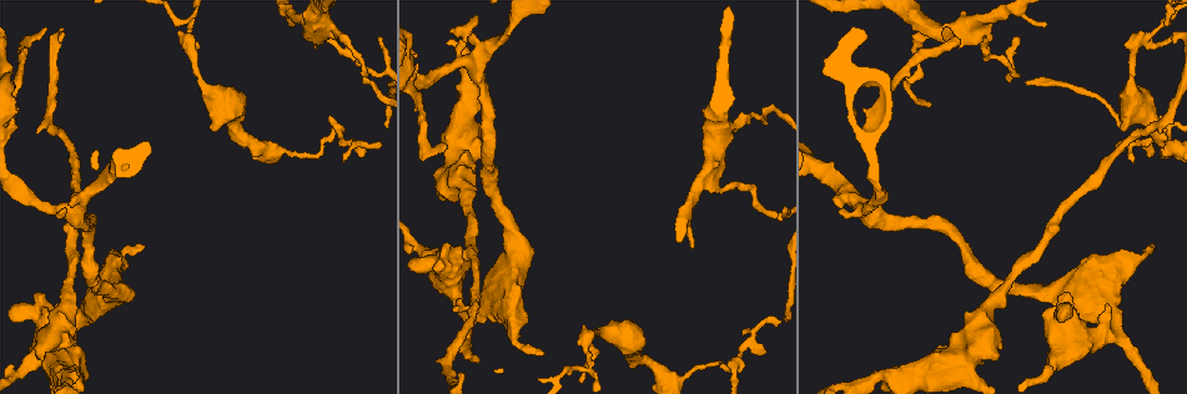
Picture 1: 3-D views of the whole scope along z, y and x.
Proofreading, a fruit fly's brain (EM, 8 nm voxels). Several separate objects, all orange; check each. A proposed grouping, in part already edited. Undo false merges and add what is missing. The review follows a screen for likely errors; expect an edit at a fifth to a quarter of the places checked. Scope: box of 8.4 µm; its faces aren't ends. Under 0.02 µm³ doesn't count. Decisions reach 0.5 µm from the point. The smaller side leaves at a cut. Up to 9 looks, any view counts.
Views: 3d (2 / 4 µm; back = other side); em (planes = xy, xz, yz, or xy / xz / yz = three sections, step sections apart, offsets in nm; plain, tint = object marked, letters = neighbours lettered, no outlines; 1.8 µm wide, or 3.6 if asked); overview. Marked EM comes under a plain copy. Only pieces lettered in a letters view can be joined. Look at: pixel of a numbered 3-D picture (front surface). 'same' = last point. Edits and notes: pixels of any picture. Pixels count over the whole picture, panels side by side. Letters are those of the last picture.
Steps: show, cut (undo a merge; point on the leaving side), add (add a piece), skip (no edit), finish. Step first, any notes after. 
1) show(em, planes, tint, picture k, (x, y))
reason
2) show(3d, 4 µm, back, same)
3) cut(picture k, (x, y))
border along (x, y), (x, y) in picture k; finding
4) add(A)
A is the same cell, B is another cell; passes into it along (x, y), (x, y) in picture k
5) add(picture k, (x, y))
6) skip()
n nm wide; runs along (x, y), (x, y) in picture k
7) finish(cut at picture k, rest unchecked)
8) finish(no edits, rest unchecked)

show(em, planes, letters, picture 1, (335, 131))
sharp bend

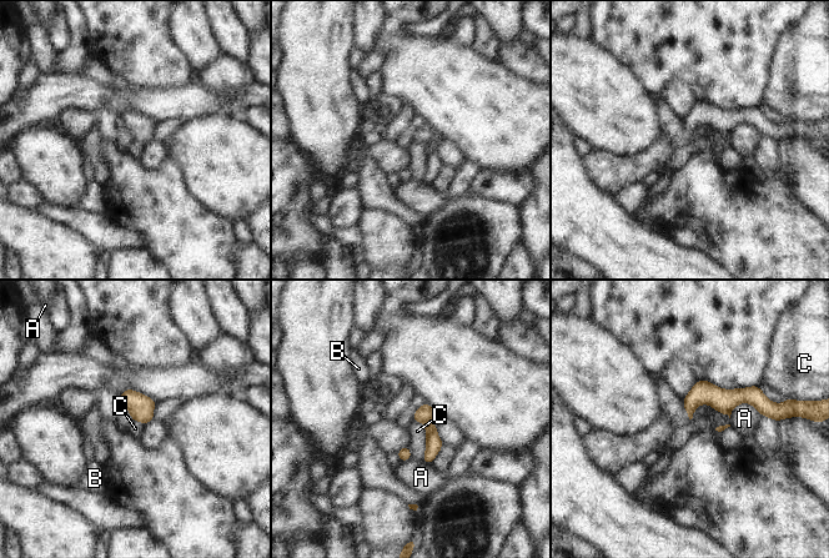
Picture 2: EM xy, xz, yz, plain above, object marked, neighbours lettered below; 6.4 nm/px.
skip()
110 nm wide; A, B and C are other cells; runs along (687, 400), (754, 397), (764, 406) in picture 2; one cell here

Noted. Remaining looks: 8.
show(3d, 2 µm, picture 1, (1044, 27))

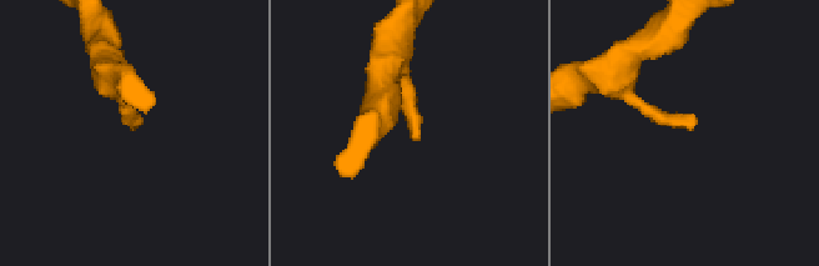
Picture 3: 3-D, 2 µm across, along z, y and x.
show(em, yz, step 4, tint, picture 3, (131, 124))
now the EM

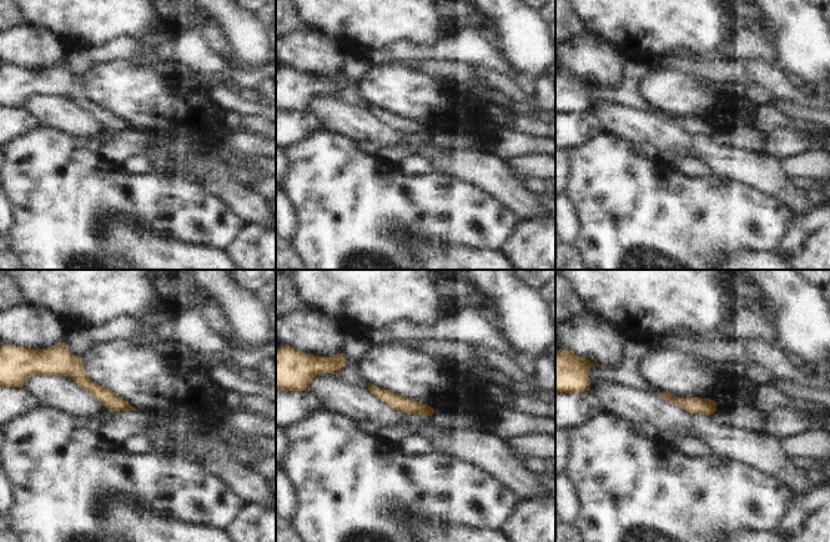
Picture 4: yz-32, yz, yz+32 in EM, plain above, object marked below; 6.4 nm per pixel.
show(em, planes, letters, same)
another direction

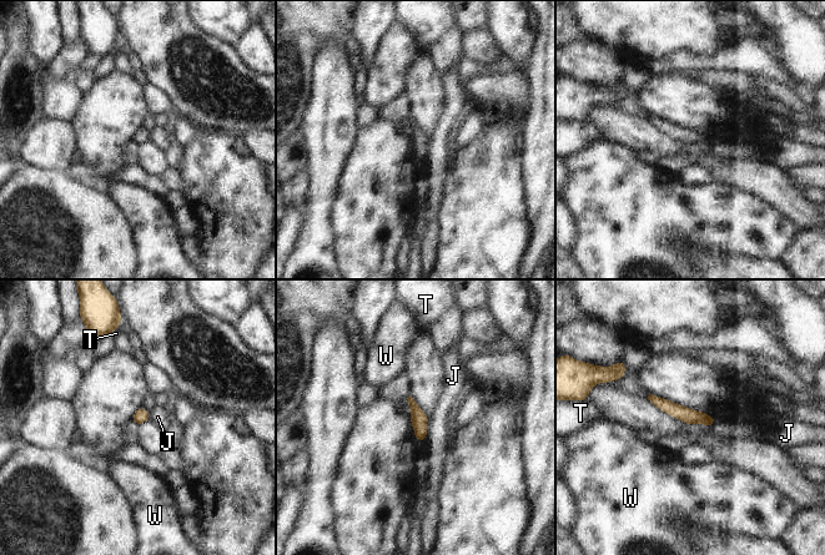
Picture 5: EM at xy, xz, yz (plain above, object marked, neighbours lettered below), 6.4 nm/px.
skip()
J touches over 150 nm; J, T and W are other cells; no lettered piece goes on from it

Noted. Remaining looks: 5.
show(em, 3.6 µm, planes, letters, picture 1, (46, 312))
sharp bend

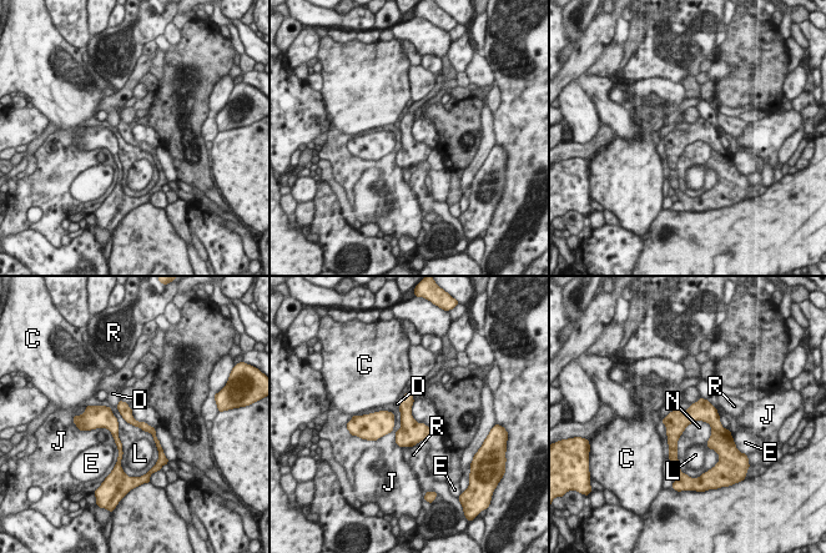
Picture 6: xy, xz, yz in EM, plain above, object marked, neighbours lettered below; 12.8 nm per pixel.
skip()
C, D, E, J, L, N and R are other cells; runs along (121, 405), (134, 422), (147, 428) in picture 6; continuous, no second cell

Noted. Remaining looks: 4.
show(3d, 2 µm, picture 1, (46, 27))
free end

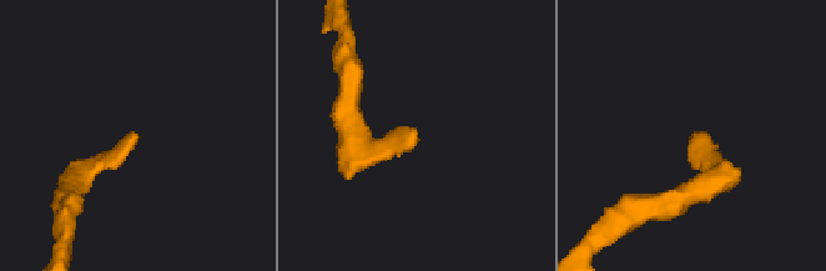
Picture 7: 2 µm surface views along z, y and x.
show(em, xz, step 16, tint, picture 7, (706, 133))

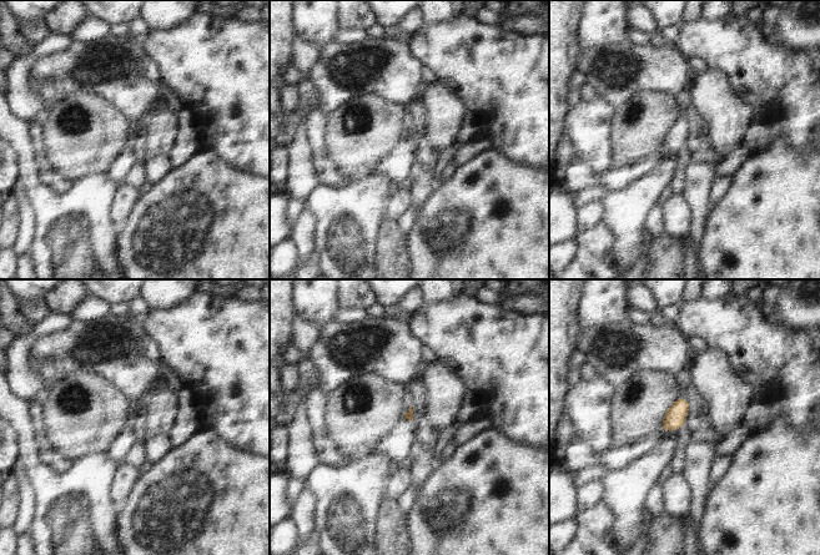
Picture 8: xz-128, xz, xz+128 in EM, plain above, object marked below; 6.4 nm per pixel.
show(em, planes, letters, same)

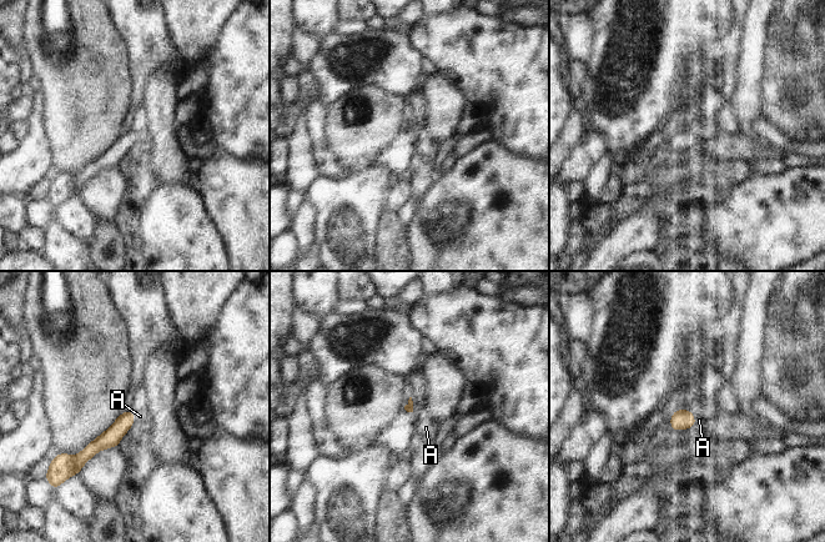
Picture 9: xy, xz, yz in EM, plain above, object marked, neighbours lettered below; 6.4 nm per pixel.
add(A)
A is the same cell; passes into it along (111, 437), (132, 417), (140, 416) in picture 9; it goes on there

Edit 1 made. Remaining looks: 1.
finish(add at picture 9, rest unchecked)

